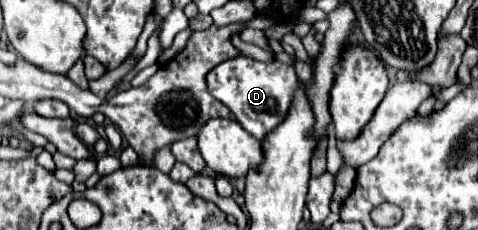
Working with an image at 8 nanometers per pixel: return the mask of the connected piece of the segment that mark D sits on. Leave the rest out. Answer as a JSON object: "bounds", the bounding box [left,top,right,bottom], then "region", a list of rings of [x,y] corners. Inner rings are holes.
{"bounds":[206,55,298,141],"region":[[[244,55],[226,59],[208,73],[206,81],[210,95],[222,101],[236,117],[236,121],[242,125],[242,129],[246,129],[258,141],[262,141],[268,131],[272,131],[280,121],[284,121],[290,101],[294,97],[294,89],[298,87],[294,67],[278,61],[276,57],[268,63]]]}

